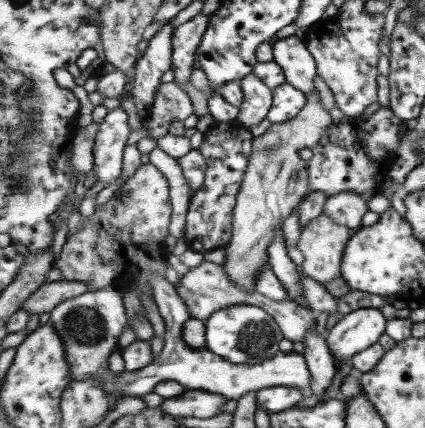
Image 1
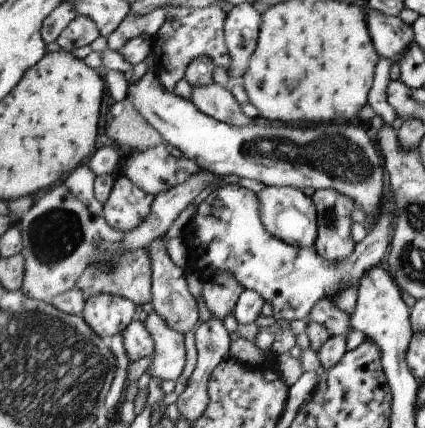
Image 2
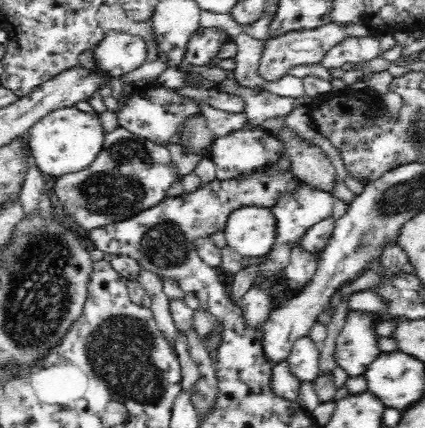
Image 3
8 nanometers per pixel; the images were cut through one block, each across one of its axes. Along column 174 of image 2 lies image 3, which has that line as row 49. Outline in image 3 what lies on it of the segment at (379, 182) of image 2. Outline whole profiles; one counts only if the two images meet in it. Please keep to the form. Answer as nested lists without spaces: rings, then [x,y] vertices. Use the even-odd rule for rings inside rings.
[[[112,30],[92,50],[97,69],[110,78],[122,77],[146,62],[145,44],[130,34]]]

